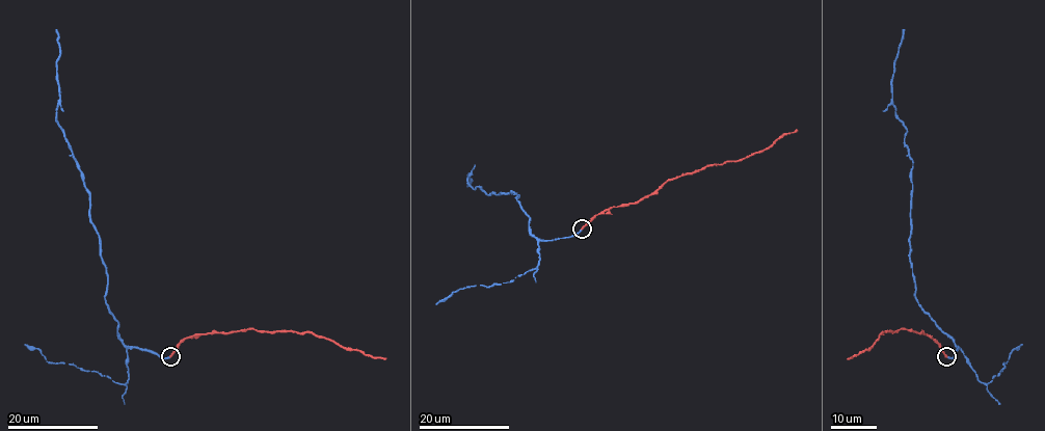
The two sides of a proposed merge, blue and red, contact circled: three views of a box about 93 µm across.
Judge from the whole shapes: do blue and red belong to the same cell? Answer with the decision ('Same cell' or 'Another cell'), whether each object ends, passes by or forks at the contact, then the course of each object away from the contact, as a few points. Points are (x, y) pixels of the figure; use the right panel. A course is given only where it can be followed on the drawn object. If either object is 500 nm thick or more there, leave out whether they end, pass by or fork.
Same cell. At the ring blue ends. At the ring red ends. Course of blue: (946, 356), (953, 358), (958, 347), (916, 298), (910, 257), (913, 165), (891, 82), (904, 29). Course of red: (946, 356), (932, 338), (900, 329), (882, 332), (869, 348), (849, 358)

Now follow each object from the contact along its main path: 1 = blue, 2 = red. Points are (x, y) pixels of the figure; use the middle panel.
1: (581, 229), (570, 237), (538, 240), (518, 196), (473, 188), (471, 173), (466, 186)
2: (581, 229), (597, 214), (636, 203), (671, 180), (747, 158), (798, 131)

